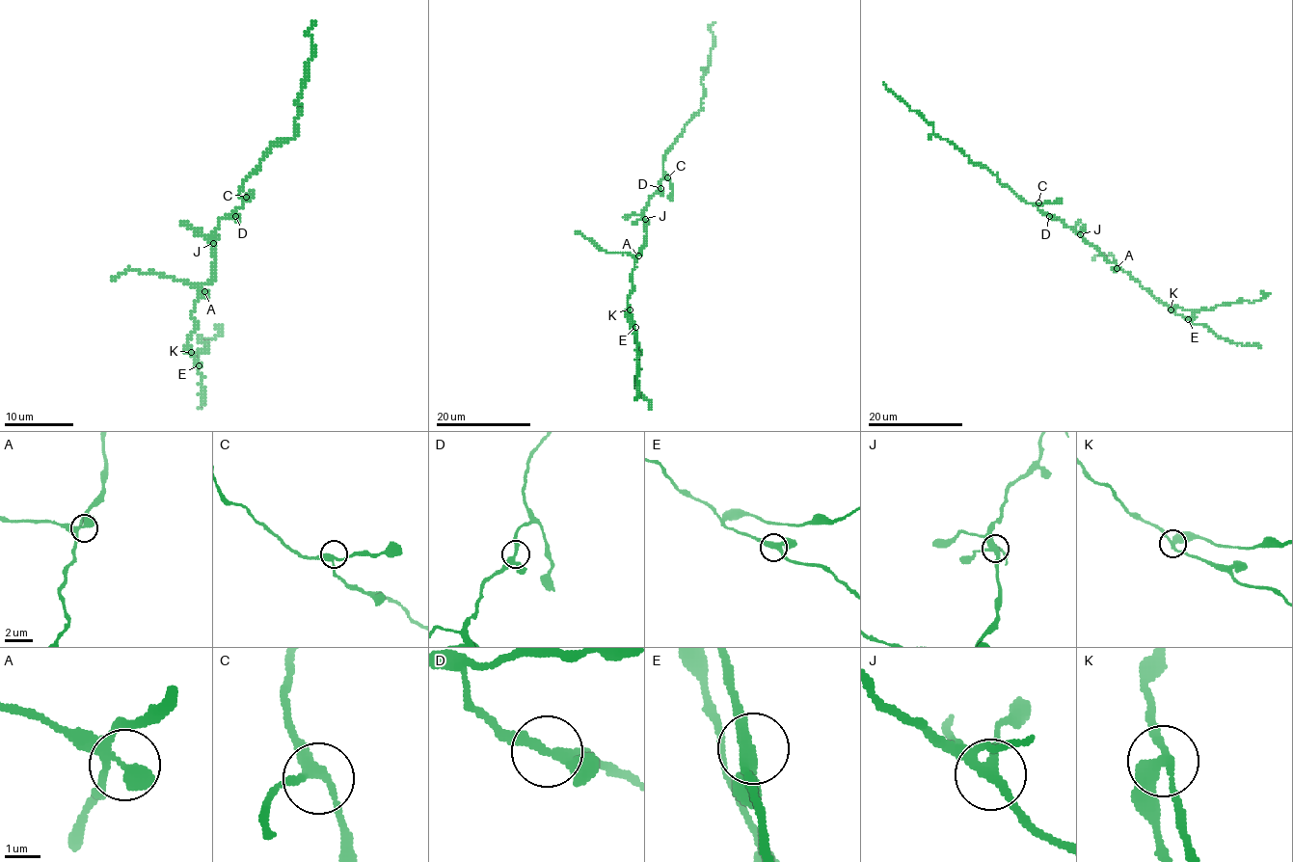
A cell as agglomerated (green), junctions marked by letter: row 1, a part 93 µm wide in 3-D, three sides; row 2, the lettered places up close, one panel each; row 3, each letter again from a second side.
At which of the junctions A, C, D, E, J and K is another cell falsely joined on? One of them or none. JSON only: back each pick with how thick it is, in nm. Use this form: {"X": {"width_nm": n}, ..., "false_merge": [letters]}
{"K": {"width_nm": 320}, "false_merge": ["K"]}

